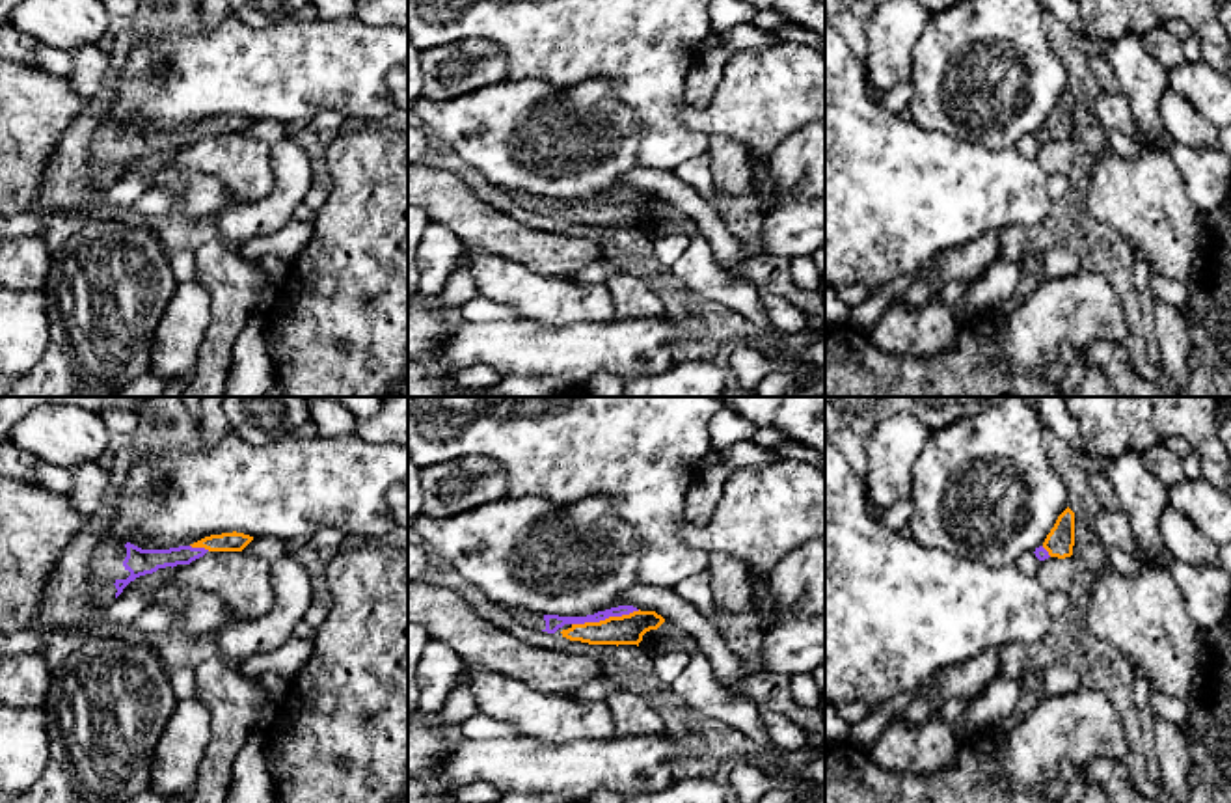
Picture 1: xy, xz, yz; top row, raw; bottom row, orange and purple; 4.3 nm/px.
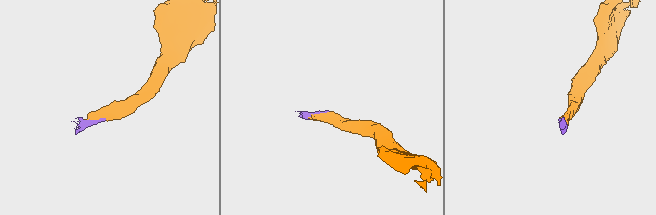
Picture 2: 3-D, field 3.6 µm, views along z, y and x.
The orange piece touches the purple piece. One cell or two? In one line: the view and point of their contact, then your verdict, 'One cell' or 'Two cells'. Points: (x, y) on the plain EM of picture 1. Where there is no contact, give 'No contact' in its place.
Touches orange at xz (606, 202). One cell

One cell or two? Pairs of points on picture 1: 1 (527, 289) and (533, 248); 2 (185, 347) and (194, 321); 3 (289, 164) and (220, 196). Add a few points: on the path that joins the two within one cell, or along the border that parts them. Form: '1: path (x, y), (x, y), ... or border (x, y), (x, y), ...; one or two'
1: border (488, 252), (524, 263), (537, 272), (570, 280); two
2: path (185, 341), (189, 326); one
3: border (237, 204), (222, 213); two

